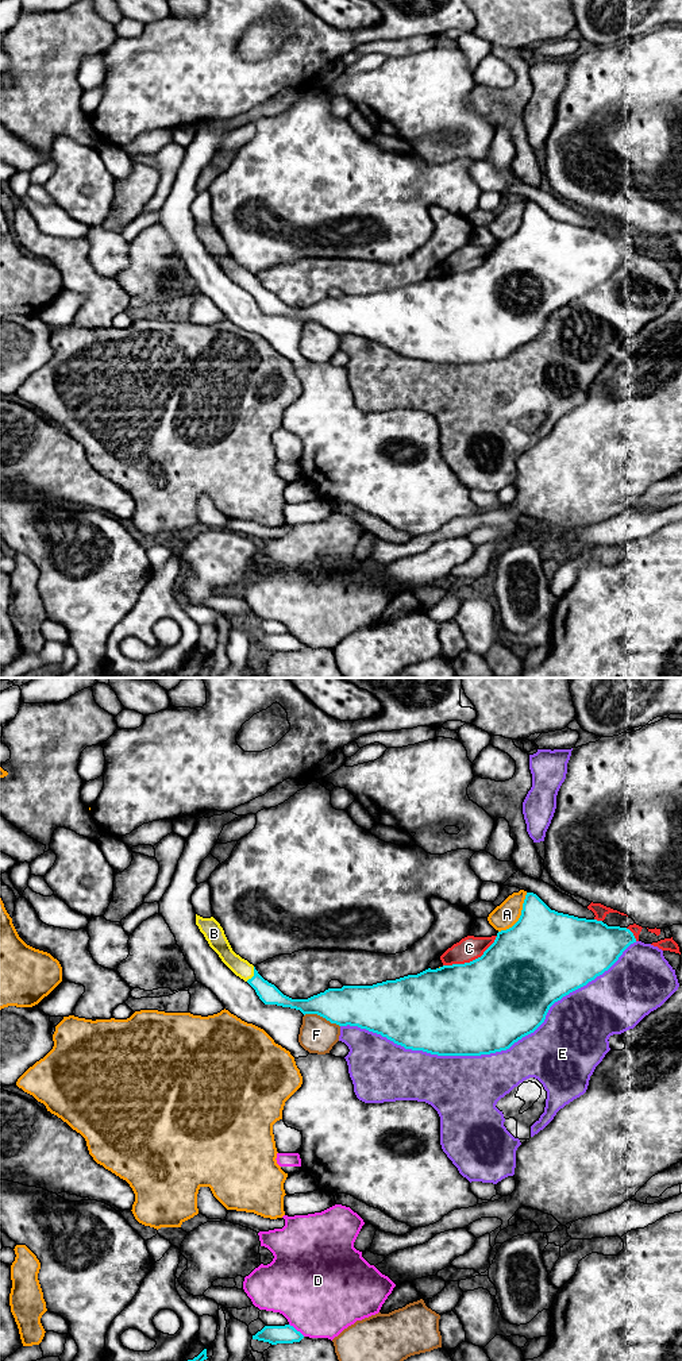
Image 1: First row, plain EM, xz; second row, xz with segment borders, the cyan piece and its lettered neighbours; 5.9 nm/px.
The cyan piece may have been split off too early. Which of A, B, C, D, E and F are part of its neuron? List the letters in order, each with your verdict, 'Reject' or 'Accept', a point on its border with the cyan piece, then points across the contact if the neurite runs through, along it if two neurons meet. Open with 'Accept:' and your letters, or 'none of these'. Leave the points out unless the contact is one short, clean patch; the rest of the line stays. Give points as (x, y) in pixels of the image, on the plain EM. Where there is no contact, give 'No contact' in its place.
Accept: B
A: Reject. Touches cyan at xz (520, 224)
B: Accept. Touches cyan at xz (254, 284). Path across: xz (269, 303), (254, 284), (241, 276)
C: Reject. Touches cyan at xz (473, 269)
D: Reject. Touches cyan at xz (296, 639)
E: Reject. Touches cyan at xz (492, 361)
F: Reject. Touches cyan at xz (322, 324)

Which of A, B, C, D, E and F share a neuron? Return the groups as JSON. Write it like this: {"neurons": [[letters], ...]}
{"neurons": [["A"], ["B"], ["C"], ["D"], ["E"], ["F"]]}

